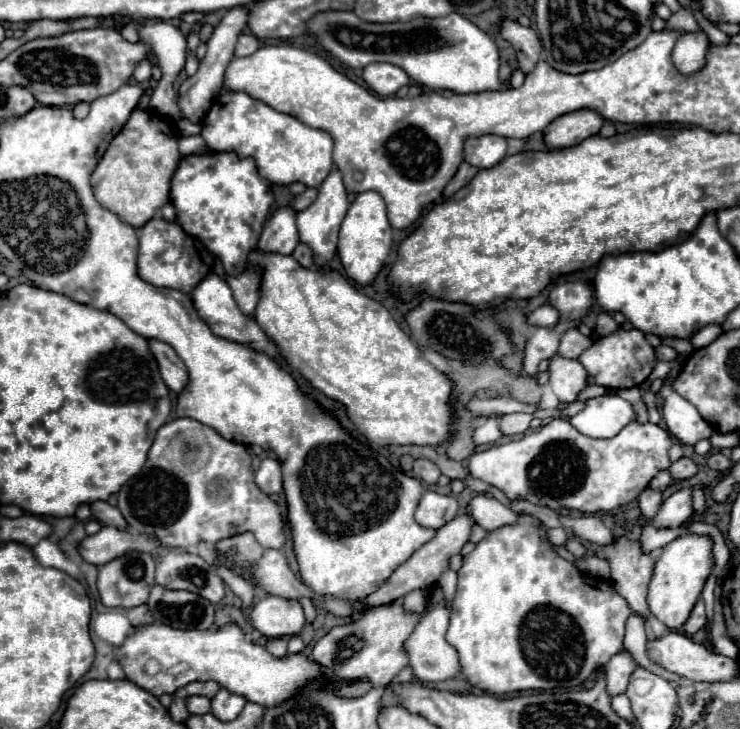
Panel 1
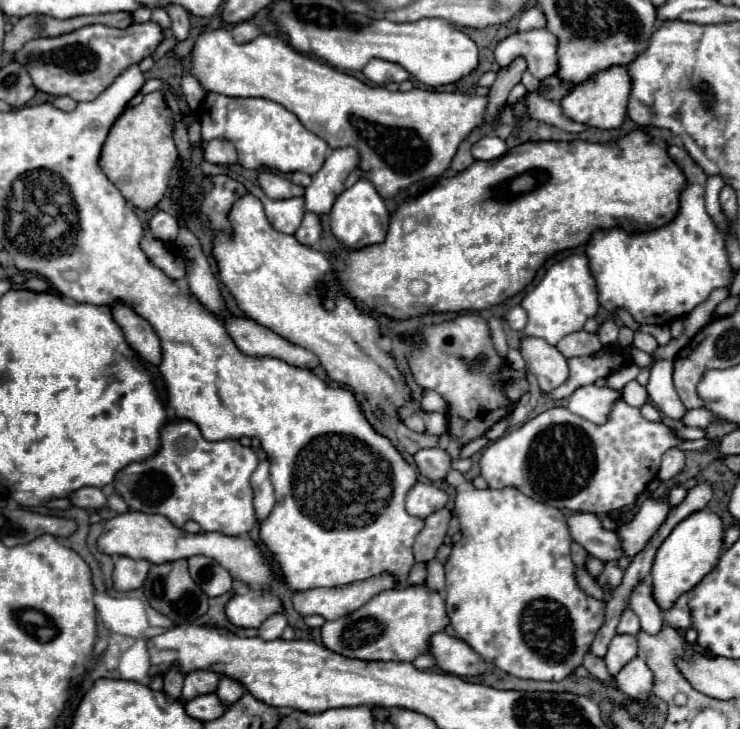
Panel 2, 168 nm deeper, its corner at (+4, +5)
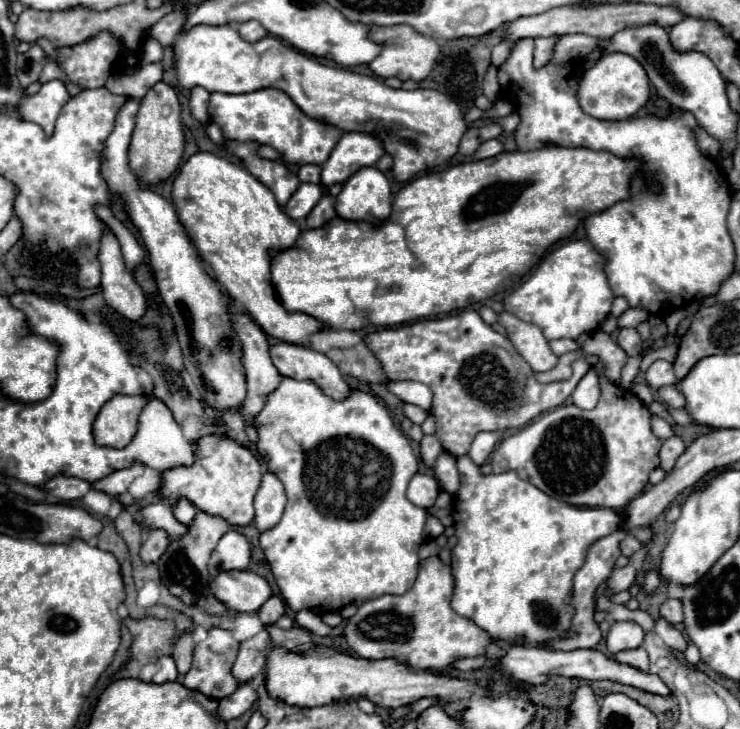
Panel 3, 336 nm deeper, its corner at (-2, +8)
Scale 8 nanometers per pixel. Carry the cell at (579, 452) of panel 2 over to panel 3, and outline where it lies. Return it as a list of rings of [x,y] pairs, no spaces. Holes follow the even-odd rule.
[[[598,370],[602,394],[592,410],[580,410],[574,404],[558,406],[550,412],[546,412],[542,418],[534,420],[520,432],[508,436],[502,440],[502,444],[494,450],[492,458],[492,470],[494,474],[500,474],[504,470],[516,470],[522,478],[524,472],[528,480],[544,490],[548,496],[572,504],[572,506],[590,506],[590,508],[622,508],[632,498],[636,498],[648,484],[648,474],[660,464],[658,450],[662,442],[652,434],[650,430],[650,412],[648,408],[626,388],[616,386],[604,376],[604,370]],[[598,440],[604,444],[604,448],[598,448]]]

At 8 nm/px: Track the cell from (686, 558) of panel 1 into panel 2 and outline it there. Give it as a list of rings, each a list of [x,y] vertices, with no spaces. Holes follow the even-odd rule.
[[[698,511],[680,521],[660,545],[652,565],[652,597],[660,609],[670,609],[674,601],[694,589],[710,569],[718,563],[722,551],[722,521],[712,511]]]

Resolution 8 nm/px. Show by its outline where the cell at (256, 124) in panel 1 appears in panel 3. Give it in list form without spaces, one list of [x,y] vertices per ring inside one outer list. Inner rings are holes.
[[[262,88],[250,94],[210,94],[210,122],[214,120],[226,138],[238,142],[256,140],[282,152],[292,164],[322,164],[344,134],[340,128],[306,116],[288,94],[278,88]]]

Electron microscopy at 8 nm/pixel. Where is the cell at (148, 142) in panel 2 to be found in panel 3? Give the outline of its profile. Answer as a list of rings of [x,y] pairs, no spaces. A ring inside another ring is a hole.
[[[158,82],[142,98],[136,114],[136,128],[132,132],[130,142],[130,168],[142,182],[156,184],[160,180],[166,180],[178,168],[180,158],[184,154],[184,144],[186,140],[178,98],[168,84]]]

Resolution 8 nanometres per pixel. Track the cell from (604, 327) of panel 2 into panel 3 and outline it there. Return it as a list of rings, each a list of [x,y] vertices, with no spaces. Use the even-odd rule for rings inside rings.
[[[622,328],[618,332],[618,344],[628,356],[638,356],[642,346],[644,346],[644,340],[640,338],[636,328]]]

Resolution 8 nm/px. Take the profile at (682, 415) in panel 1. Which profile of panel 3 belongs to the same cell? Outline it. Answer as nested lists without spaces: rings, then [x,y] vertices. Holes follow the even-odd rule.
[[[656,360],[656,362],[652,362],[650,368],[646,370],[646,380],[648,380],[648,384],[650,384],[654,390],[658,390],[658,388],[664,386],[664,384],[674,386],[674,384],[676,384],[676,374],[674,374],[670,362],[666,362],[666,360]]]

